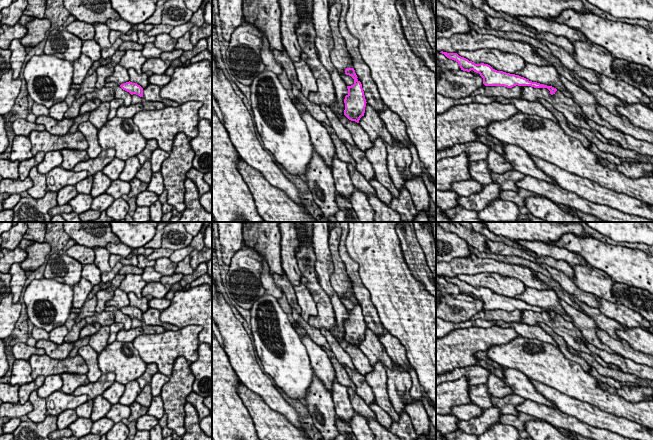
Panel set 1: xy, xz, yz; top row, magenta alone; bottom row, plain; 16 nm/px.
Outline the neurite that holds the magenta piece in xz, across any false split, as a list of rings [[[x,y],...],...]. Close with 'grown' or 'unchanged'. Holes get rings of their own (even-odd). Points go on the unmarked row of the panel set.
[[[346,292],[345,298],[354,303],[354,308],[347,310],[348,318],[345,320],[344,339],[351,345],[359,347],[359,344],[365,337],[366,323],[361,306],[357,303],[354,292]]] | unchanged

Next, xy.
[[[126,306],[120,309],[120,311],[129,316],[131,319],[136,318],[140,321],[143,321],[143,312],[137,307]]] | unchanged

